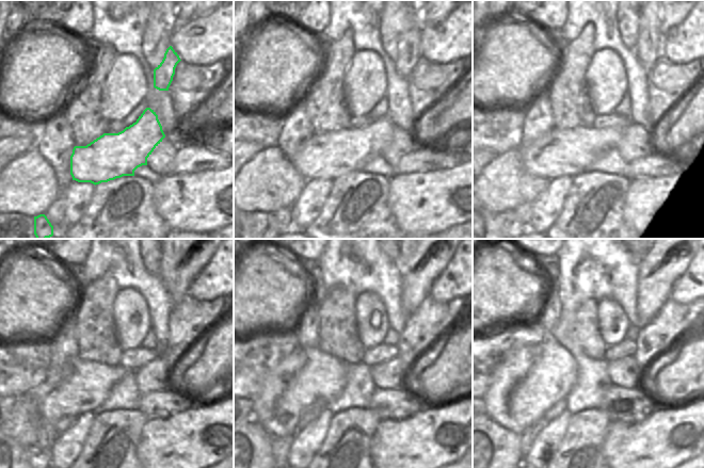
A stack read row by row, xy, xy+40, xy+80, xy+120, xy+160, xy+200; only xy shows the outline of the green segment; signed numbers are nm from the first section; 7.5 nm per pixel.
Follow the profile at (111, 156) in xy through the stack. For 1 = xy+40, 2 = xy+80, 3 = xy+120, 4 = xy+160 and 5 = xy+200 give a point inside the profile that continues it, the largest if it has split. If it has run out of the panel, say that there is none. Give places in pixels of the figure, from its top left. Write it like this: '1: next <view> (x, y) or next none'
1: next xy+40 (328, 156)
2: next xy+80 (559, 152)
3: next xy+120 (76, 386)
4: next xy+160 (307, 377)
5: next xy+200 (527, 382)

